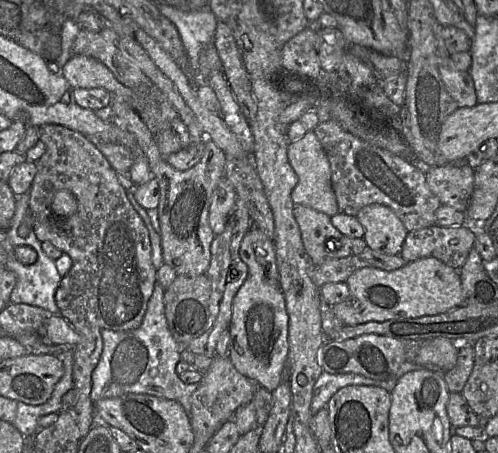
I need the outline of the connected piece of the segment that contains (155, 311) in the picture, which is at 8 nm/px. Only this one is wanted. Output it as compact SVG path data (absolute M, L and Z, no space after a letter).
M156 283L148 301L140 326L130 331L101 330L103 340L99 361L92 372L91 400L95 404L104 398L124 394L149 394L175 400L184 408L190 419L190 397L199 383L184 383L176 372L182 346L169 331L164 306L164 288Z

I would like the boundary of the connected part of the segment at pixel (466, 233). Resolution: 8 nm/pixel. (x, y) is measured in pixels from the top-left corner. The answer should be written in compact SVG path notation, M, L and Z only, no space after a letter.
M473 223L460 227L432 225L408 232L400 256L407 262L435 257L459 271L475 245L476 232Z

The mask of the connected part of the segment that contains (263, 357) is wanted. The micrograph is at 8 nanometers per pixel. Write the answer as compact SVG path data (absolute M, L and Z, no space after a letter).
M249 231L241 242L239 256L248 267L248 275L233 299L227 356L241 374L272 392L283 381L283 370L287 366L289 316L279 285L270 282L257 261Z

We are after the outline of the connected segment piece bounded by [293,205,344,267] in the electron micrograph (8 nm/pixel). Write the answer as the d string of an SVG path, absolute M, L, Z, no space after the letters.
M295 205L293 211L300 229L306 253L316 267L331 258L333 241L340 241L344 235L332 224L327 214L303 205Z

